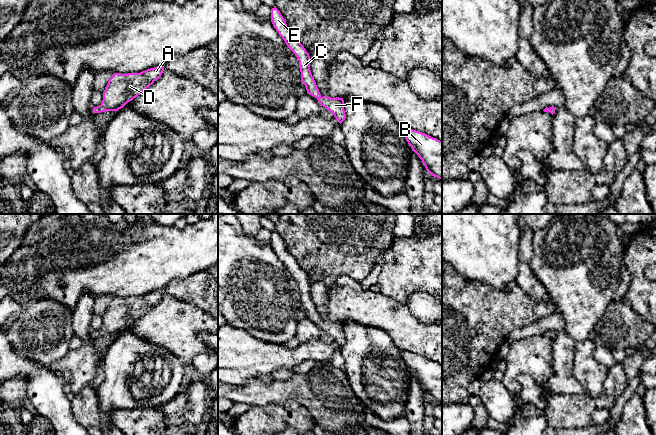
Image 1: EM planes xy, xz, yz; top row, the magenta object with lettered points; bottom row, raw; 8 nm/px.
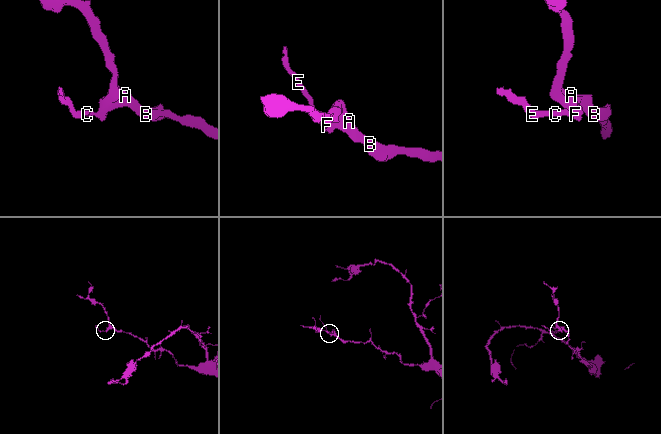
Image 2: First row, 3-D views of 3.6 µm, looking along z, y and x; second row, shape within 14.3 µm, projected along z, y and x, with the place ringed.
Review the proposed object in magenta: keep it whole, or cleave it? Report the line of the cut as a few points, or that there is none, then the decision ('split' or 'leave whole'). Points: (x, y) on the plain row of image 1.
cut none; leave whole

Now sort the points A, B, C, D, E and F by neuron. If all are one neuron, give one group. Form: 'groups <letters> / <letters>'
groups A B C D E F

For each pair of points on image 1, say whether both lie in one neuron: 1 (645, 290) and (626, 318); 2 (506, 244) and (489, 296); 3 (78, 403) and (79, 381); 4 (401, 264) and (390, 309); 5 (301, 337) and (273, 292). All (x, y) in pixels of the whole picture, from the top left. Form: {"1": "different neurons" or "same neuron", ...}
{"1": "different neurons", "2": "different neurons", "3": "different neurons", "4": "different neurons", "5": "different neurons"}

